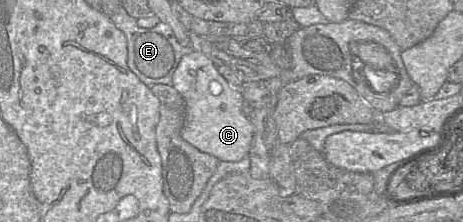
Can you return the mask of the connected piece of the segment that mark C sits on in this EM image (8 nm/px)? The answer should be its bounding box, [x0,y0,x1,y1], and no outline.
[172,49,254,162]

